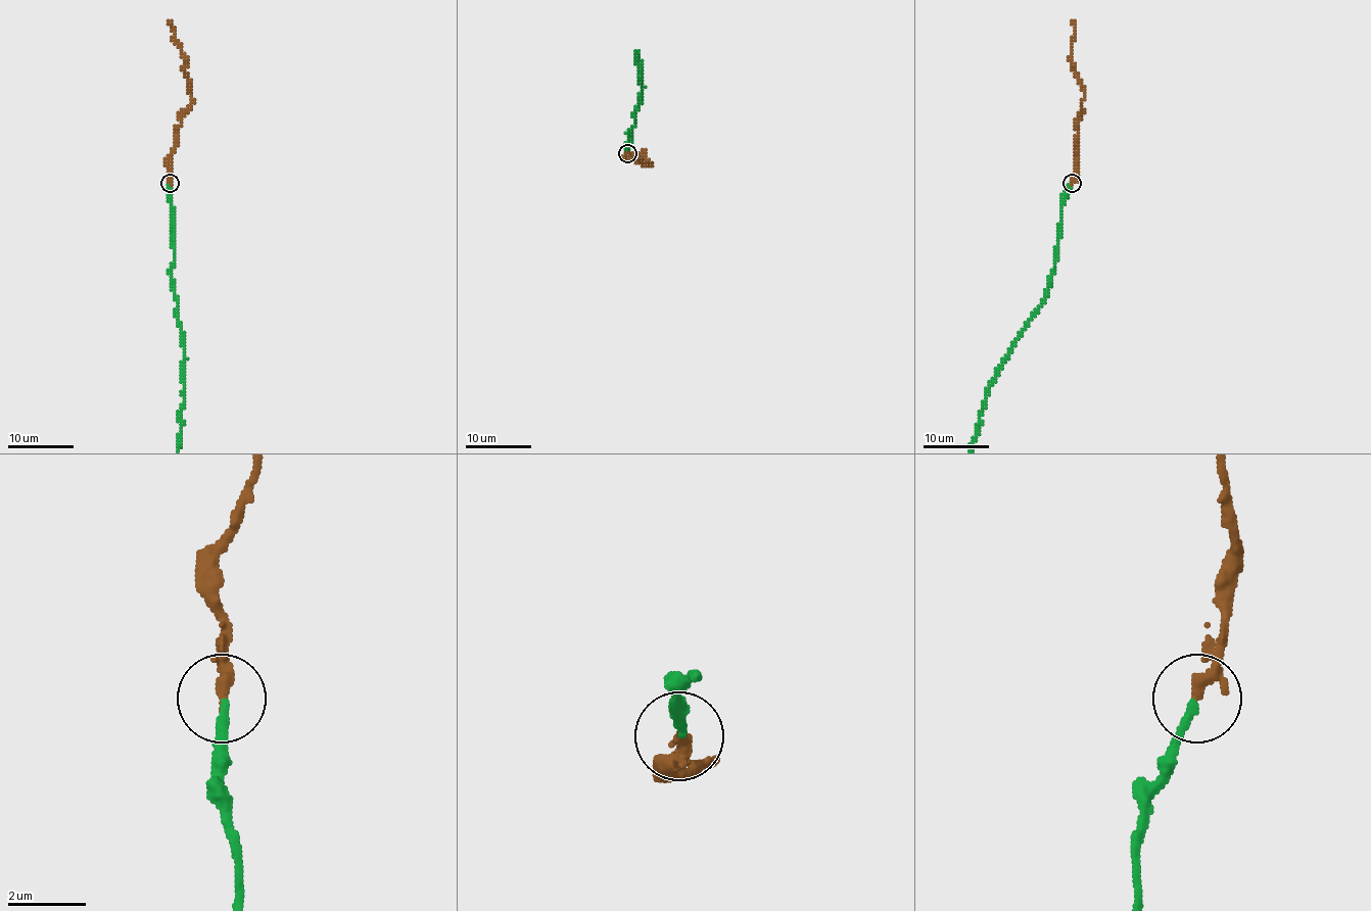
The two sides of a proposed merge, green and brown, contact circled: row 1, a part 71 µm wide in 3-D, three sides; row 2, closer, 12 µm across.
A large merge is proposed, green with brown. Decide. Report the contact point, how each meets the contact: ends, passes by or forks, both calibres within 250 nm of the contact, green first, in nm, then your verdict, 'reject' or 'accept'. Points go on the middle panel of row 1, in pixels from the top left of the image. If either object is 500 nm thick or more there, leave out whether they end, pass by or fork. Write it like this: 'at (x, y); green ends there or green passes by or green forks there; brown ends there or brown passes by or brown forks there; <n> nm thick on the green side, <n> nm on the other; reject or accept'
at (627, 153); green ends there; brown ends there; 200 nm thick on the green side, 320 nm on the other; accept

